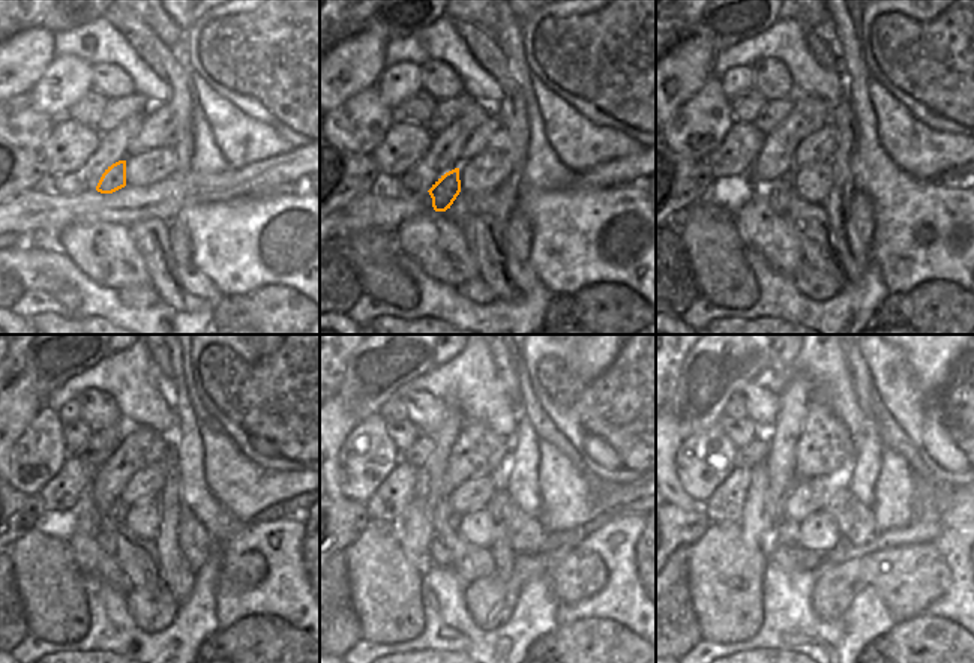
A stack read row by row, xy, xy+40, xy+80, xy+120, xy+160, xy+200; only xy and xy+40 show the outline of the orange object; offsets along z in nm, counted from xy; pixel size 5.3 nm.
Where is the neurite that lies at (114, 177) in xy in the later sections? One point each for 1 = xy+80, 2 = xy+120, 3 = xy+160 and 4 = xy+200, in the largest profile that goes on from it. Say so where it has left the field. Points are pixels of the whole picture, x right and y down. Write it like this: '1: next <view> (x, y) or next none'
1: next xy+80 (778, 192)
2: next xy+120 (105, 539)
3: next xy+160 (440, 555)
4: next xy+200 (788, 557)

